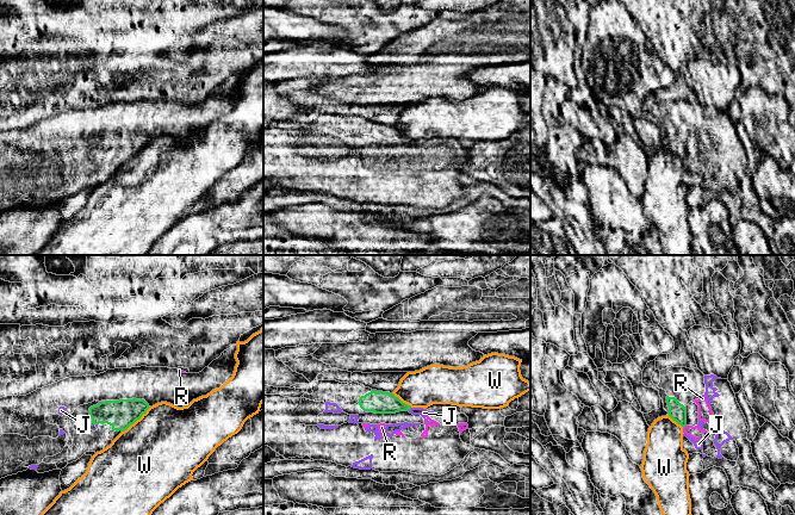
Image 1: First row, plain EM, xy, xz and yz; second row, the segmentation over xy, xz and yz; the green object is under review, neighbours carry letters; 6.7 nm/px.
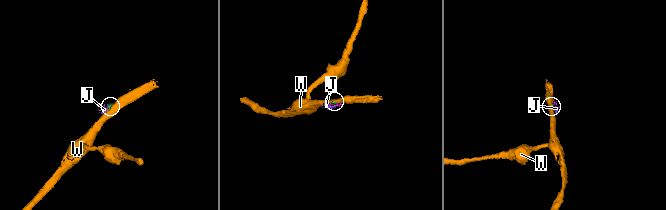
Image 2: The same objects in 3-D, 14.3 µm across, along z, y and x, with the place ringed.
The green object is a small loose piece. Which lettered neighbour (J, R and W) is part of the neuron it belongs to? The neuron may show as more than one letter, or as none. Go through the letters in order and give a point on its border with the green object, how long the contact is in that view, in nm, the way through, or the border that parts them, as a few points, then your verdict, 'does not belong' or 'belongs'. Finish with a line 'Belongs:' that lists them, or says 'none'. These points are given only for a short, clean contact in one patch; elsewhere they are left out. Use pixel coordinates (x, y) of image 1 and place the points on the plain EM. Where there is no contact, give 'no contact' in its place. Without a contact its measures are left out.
J: meets green in xz at (409, 142); contact 40 nm long; belongs
R: meets green in yz at (684, 159); contact 40 nm long; belongs
W: meets green in xy at (136, 153); contact 260 nm long; border along xy (150, 140), (122, 165); does not belong
Belongs: J, R

